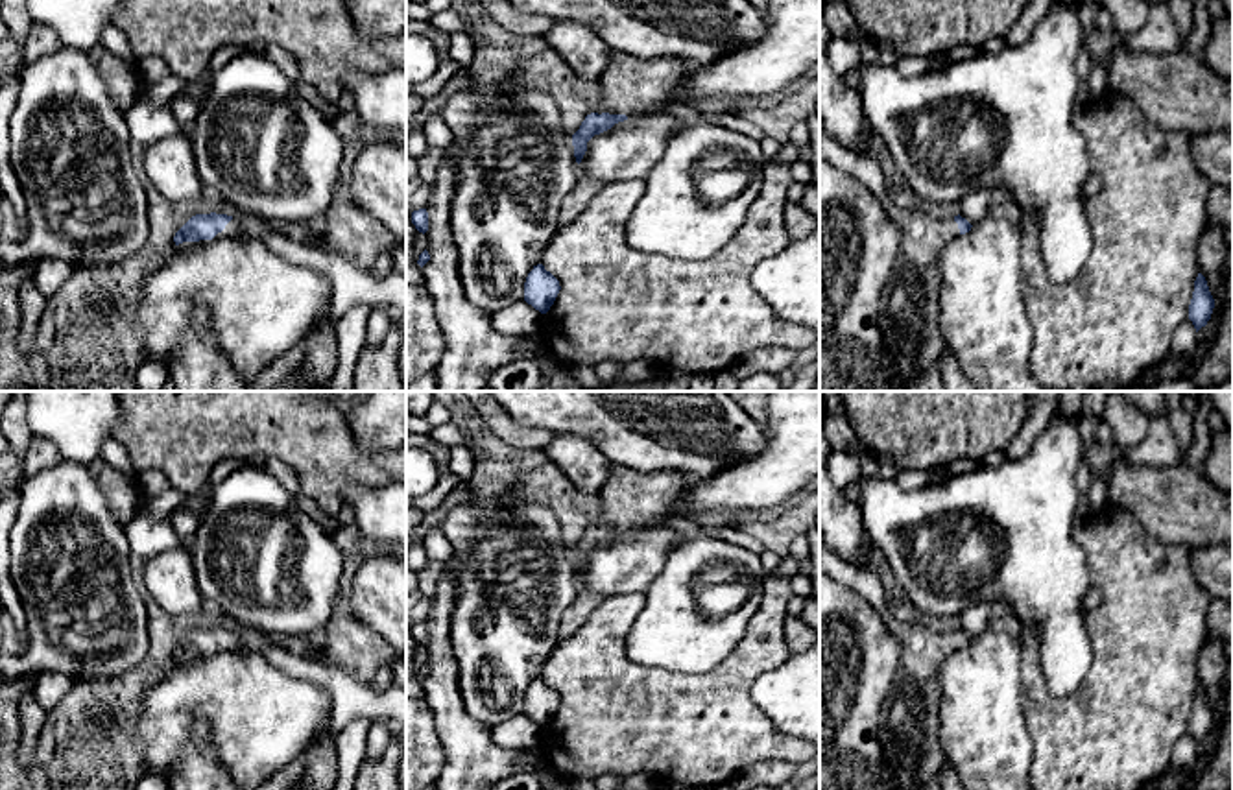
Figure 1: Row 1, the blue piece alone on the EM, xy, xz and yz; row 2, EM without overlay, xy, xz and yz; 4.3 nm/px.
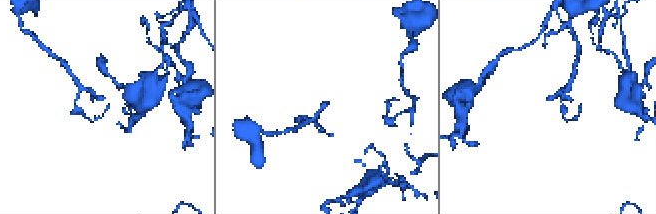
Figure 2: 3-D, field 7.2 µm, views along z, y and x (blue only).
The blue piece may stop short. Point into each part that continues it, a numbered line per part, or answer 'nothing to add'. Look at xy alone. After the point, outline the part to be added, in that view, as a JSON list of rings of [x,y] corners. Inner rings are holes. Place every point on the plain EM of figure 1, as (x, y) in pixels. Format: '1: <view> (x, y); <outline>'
1: xy (233, 641); [[[231,633],[221,646],[218,646],[212,653],[216,652],[229,652],[229,650],[238,650],[244,648],[240,637],[236,633]],[[199,653],[199,655],[183,655],[177,659],[177,663],[192,663],[203,655],[212,655],[212,653]]]

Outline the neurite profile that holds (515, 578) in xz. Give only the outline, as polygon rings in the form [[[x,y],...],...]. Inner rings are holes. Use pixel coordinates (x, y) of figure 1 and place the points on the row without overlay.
[[[469,500],[452,508],[437,528],[452,545],[458,565],[456,598],[450,618],[452,655],[460,668],[465,711],[485,725],[497,725],[524,712],[528,687],[559,642],[559,620],[580,592],[572,550],[563,545],[563,528],[554,511],[539,502],[493,508]]]

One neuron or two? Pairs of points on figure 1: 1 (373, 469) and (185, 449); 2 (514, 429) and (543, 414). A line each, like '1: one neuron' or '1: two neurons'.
1: one neuron
2: two neurons

